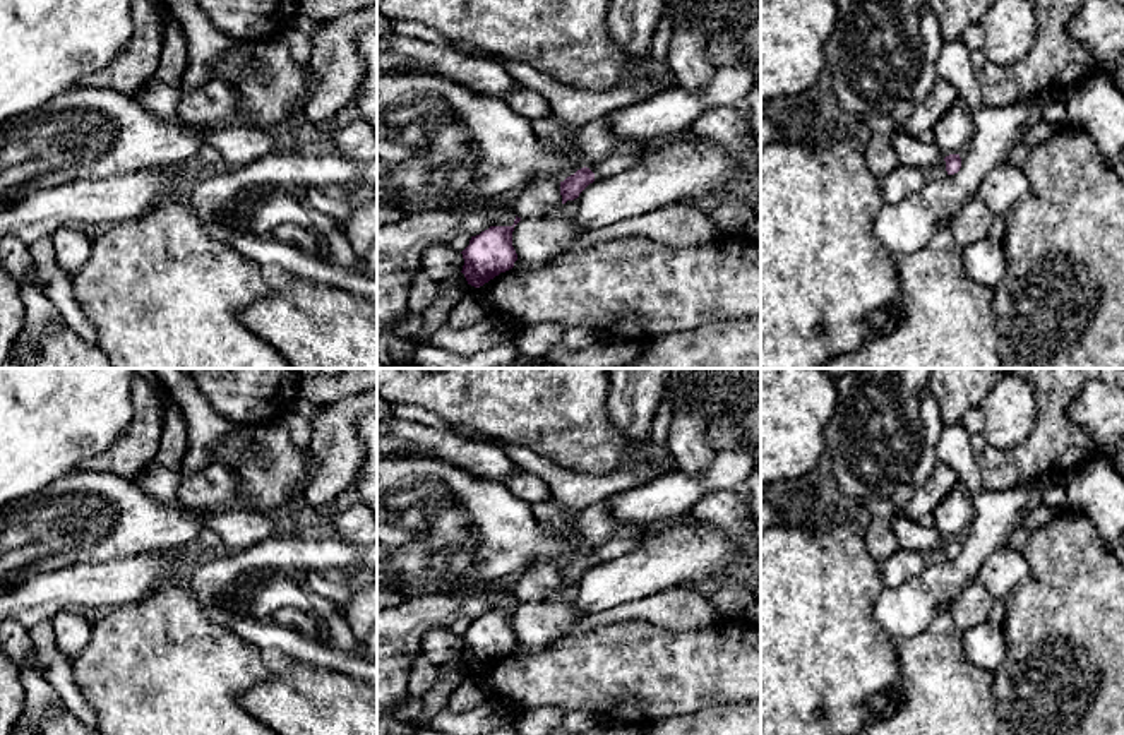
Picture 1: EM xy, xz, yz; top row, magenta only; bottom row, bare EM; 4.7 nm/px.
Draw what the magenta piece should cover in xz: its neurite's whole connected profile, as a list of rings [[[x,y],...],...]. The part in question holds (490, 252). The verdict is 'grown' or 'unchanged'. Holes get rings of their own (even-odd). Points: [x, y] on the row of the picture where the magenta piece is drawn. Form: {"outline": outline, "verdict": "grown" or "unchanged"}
{"outline": [[[516,216],[512,226],[490,226],[461,252],[464,259],[463,274],[468,284],[480,288],[500,272],[514,267],[517,254],[512,247],[514,226],[521,221]]], "verdict": "unchanged"}

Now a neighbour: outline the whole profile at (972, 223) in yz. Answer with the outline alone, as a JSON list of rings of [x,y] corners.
[[[975,195],[951,219],[949,230],[953,238],[965,248],[978,240],[987,238],[994,214],[985,202]]]

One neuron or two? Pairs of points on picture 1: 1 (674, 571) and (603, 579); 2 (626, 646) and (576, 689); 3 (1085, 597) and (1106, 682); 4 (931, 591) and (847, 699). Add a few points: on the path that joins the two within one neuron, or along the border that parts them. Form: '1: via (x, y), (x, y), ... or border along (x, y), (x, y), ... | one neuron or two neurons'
1: via (657, 571), (645, 571), (621, 579) | one neuron
2: via (614, 658), (600, 672), (588, 677) | one neuron
3: via (1085, 617), (1085, 662) | one neuron
4: border along (872, 603), (876, 621), (896, 639) | two neurons

